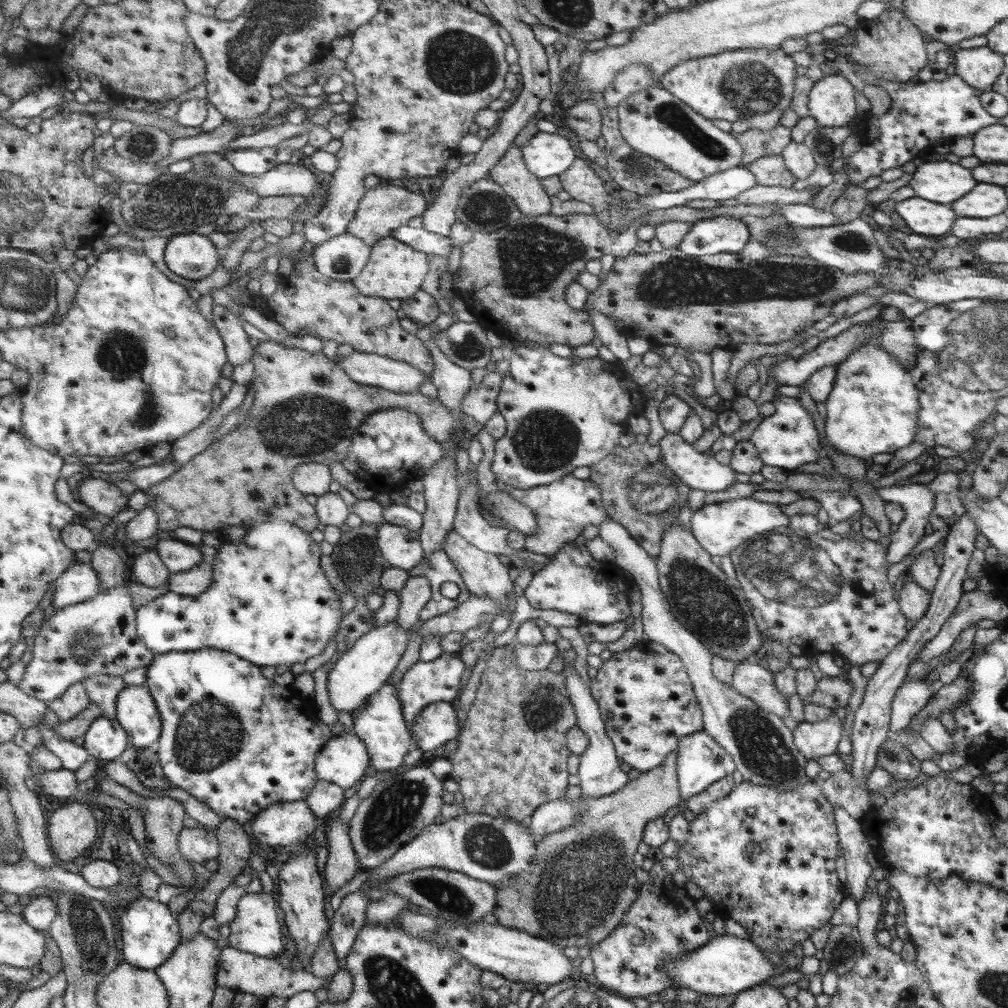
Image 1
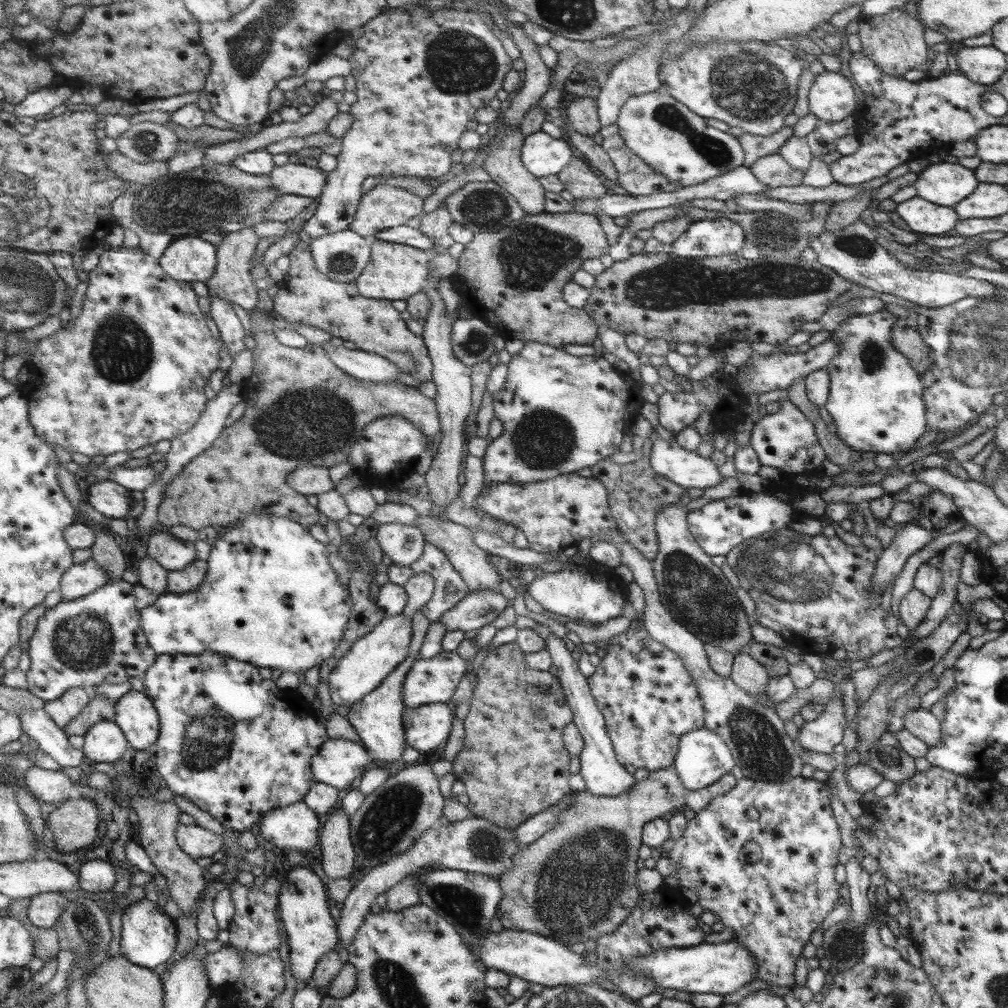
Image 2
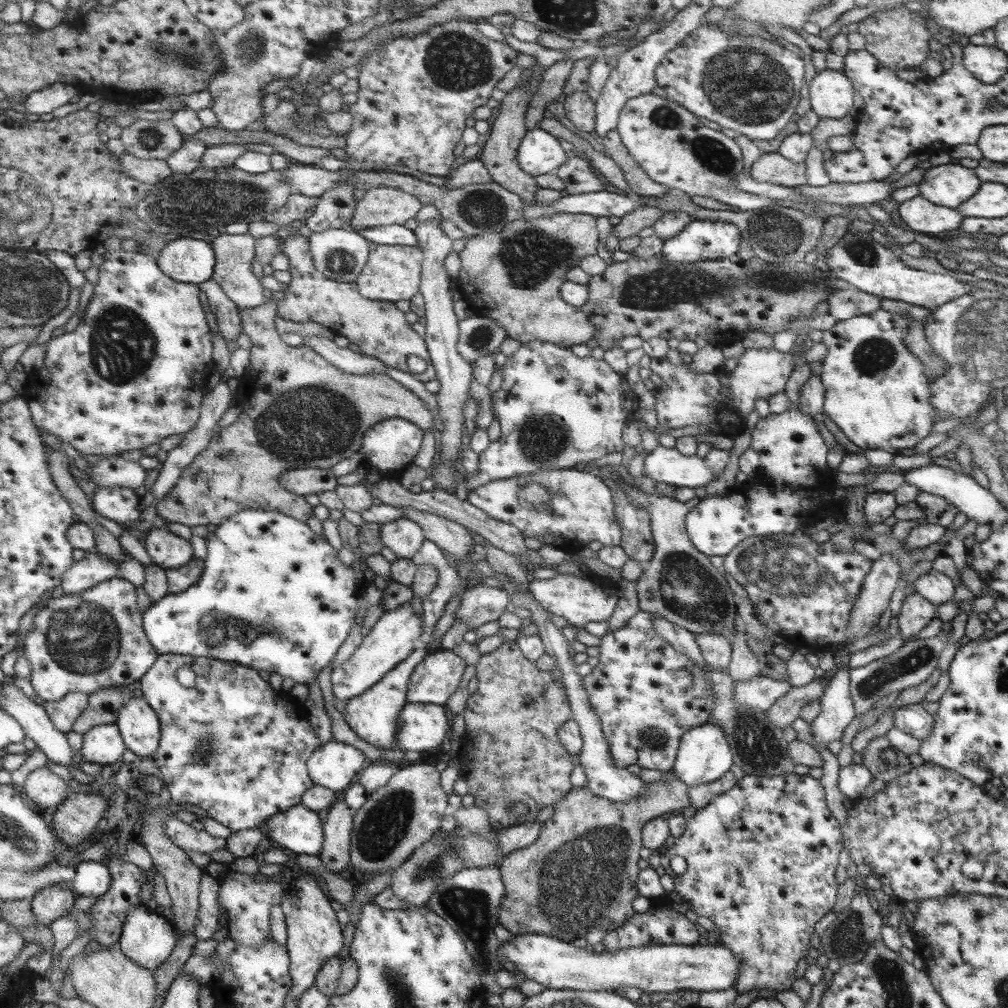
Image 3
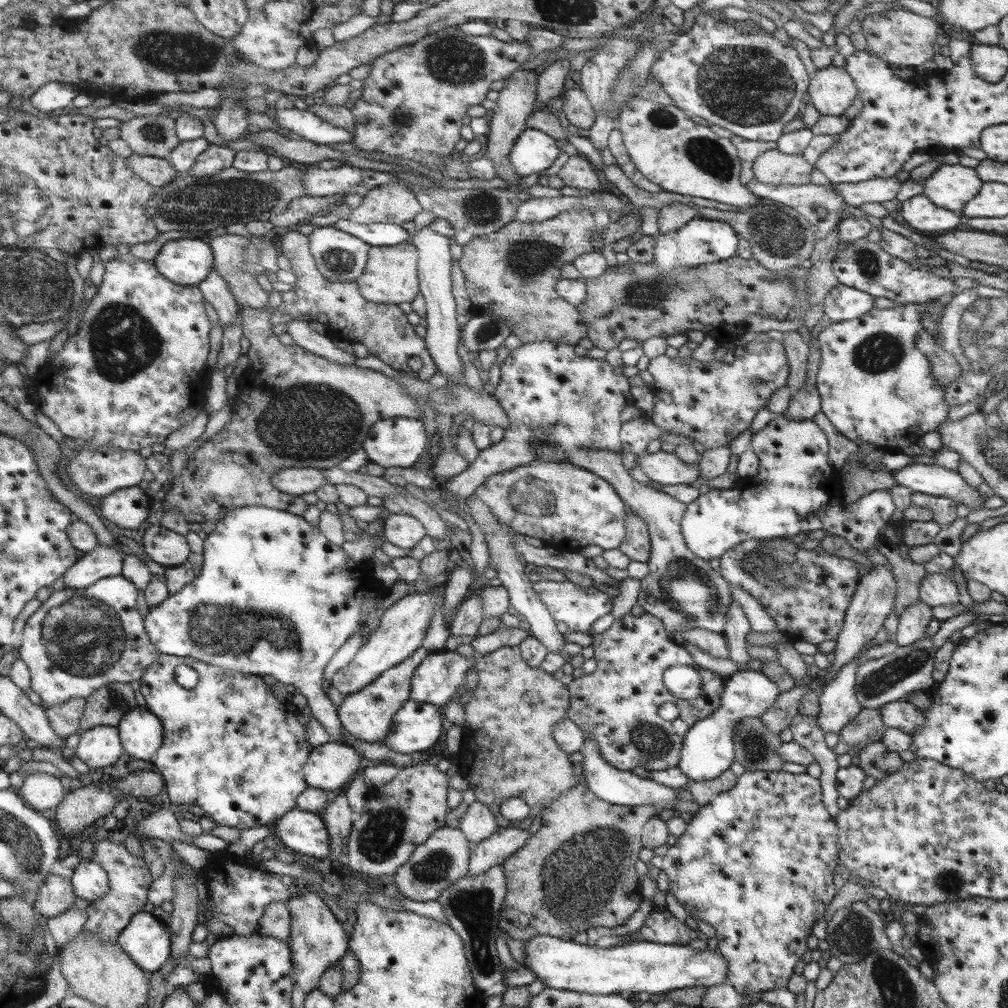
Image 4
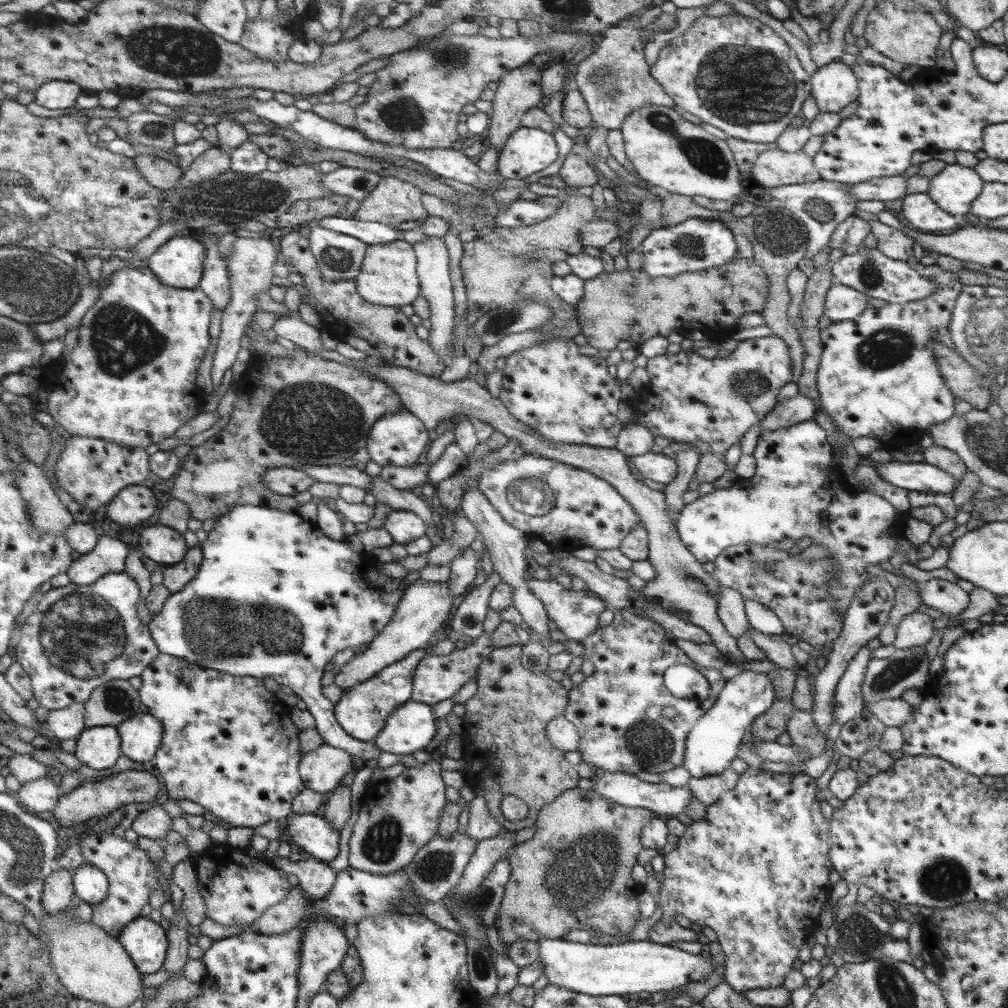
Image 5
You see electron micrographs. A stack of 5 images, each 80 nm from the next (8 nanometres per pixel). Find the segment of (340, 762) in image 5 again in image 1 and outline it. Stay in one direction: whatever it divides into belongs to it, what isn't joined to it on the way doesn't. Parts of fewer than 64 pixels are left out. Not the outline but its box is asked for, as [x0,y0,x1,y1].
[315,731,372,789]

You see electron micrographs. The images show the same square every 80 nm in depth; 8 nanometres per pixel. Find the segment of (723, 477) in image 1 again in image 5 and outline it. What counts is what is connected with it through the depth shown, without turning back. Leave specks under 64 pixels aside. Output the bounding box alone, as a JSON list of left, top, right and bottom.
[629,449,679,485]

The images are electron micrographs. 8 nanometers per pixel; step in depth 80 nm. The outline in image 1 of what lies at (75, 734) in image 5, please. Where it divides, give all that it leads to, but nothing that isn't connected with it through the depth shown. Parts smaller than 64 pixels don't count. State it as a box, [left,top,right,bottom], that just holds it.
[49,682,93,724]

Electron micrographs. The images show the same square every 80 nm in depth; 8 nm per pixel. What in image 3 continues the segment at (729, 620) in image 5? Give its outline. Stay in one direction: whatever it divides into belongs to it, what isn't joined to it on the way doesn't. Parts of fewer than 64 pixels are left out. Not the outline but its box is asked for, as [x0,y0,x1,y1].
[727,619,760,681]

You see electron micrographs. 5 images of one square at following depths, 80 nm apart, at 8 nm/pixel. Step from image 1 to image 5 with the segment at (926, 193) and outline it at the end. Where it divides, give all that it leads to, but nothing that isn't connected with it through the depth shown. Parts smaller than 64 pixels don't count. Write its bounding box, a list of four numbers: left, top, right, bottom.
[928,163,986,216]

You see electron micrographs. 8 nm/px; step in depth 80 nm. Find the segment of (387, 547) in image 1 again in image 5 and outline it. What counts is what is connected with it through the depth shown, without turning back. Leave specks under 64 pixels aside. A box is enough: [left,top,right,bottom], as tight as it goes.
[383,510,426,545]

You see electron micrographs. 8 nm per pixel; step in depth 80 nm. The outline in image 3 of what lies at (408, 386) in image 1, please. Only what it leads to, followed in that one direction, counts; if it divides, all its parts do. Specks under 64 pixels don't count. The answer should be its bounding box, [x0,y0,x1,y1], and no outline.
[304,336,386,374]

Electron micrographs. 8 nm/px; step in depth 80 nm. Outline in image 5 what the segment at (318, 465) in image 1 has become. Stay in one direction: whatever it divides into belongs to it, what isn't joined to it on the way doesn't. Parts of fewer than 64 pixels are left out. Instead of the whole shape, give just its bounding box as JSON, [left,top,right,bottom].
[263,466,316,497]

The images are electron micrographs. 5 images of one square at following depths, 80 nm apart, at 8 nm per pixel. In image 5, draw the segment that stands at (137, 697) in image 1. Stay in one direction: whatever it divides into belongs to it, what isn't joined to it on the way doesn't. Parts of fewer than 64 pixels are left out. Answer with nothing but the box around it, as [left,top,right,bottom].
[119,713,163,765]

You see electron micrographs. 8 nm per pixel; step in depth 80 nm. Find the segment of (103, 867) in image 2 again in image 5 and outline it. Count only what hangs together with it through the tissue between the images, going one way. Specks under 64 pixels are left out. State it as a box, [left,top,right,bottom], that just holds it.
[75,864,110,905]

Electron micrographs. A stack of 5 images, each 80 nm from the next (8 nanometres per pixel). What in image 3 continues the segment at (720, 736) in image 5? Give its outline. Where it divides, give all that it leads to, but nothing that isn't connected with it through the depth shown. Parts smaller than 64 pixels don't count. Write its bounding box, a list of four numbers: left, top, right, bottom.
[673,675,792,787]

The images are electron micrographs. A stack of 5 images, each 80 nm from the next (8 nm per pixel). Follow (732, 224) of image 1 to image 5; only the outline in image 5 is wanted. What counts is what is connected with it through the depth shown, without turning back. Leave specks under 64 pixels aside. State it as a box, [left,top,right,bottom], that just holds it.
[639,218,736,278]

